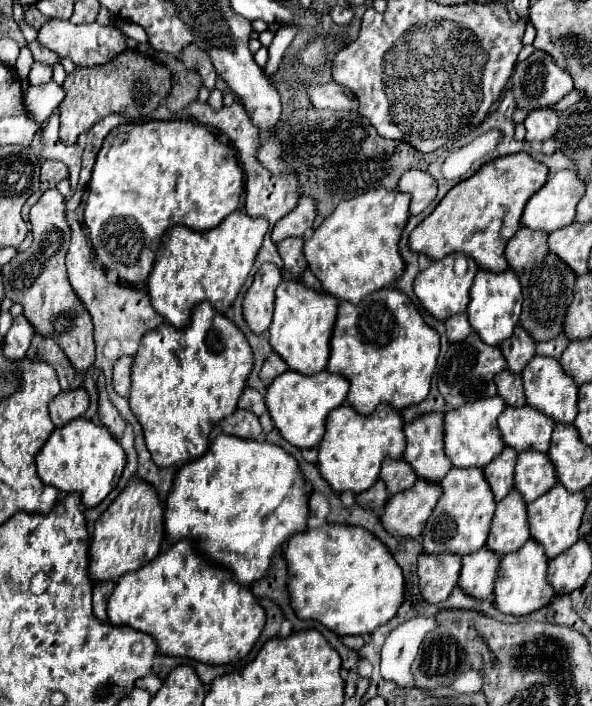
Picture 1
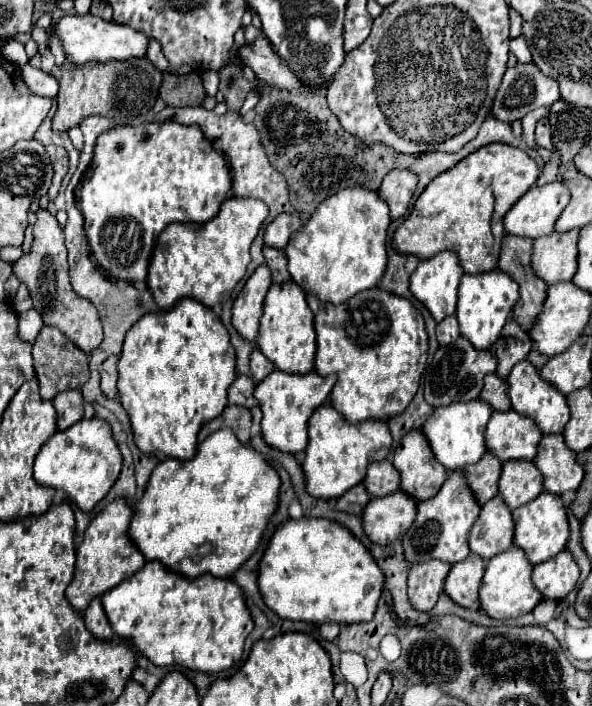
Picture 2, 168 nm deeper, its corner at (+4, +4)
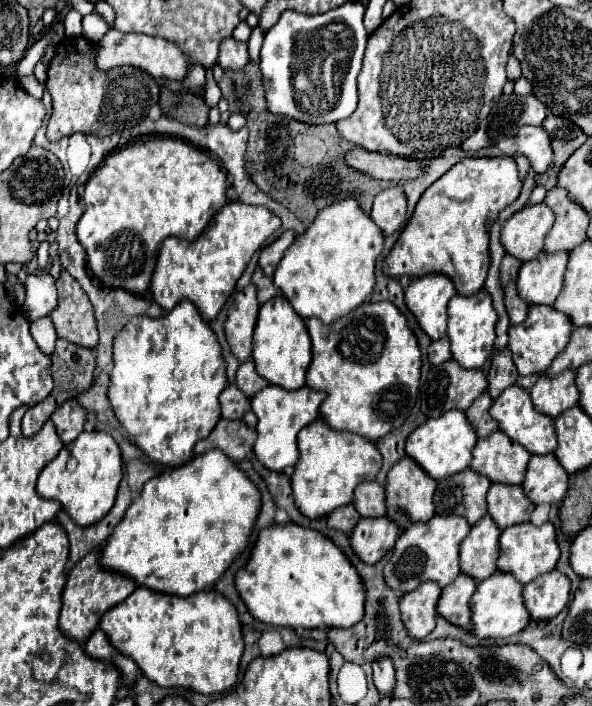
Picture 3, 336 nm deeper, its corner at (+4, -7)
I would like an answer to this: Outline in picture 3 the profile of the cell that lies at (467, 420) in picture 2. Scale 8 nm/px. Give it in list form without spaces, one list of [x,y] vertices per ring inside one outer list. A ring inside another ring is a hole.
[[[445,412],[445,416],[427,418],[409,434],[409,440],[405,440],[405,454],[413,458],[433,480],[439,480],[445,476],[453,476],[469,466],[475,442],[477,434],[465,412]]]

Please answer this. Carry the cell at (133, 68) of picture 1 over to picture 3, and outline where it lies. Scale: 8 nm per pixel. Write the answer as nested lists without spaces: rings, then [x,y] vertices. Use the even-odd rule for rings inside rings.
[[[85,36],[65,38],[57,44],[55,56],[49,62],[45,86],[53,98],[53,112],[47,124],[49,140],[59,140],[75,132],[95,136],[123,132],[139,124],[149,108],[159,102],[159,84],[147,72],[133,66],[121,66],[107,72],[99,70],[93,42]]]

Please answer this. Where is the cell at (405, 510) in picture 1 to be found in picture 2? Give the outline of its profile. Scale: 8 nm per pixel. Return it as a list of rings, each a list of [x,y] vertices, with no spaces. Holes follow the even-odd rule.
[[[391,493],[373,497],[363,511],[363,527],[373,543],[389,545],[403,537],[405,529],[413,525],[417,501],[409,501],[405,493]]]

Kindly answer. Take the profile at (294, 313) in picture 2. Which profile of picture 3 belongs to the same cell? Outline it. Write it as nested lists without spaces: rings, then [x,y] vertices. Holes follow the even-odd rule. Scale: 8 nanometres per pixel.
[[[275,296],[259,308],[255,336],[253,336],[253,362],[257,372],[273,386],[297,390],[305,386],[305,374],[311,364],[311,340],[305,322],[285,296]]]

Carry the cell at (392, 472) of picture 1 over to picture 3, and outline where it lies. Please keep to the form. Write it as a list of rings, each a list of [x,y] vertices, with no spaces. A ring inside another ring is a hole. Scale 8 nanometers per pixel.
[[[361,482],[355,488],[353,506],[361,514],[361,518],[381,518],[385,516],[385,488],[373,482]]]

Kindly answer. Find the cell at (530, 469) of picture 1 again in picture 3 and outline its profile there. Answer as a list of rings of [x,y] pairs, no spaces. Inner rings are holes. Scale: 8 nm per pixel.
[[[491,484],[487,492],[487,514],[501,530],[513,524],[529,522],[533,508],[533,502],[525,496],[521,486]]]

